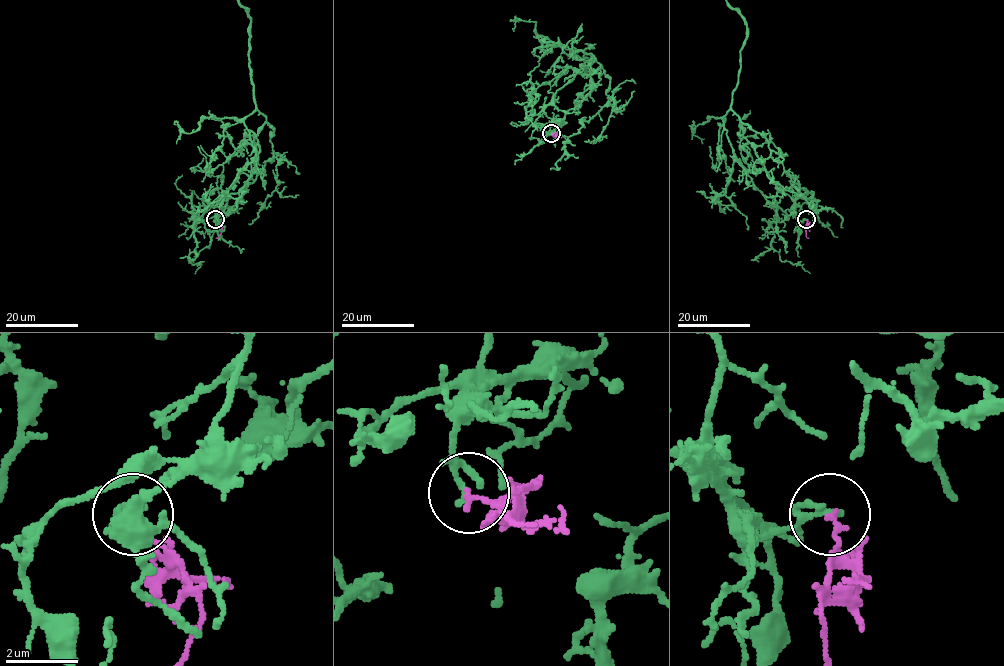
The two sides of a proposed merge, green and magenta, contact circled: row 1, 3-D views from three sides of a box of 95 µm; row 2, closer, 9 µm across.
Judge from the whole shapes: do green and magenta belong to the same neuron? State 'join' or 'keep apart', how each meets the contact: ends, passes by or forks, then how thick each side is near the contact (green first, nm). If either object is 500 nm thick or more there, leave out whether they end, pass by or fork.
keep apart; green passes by; magenta ends there; 140 nm thick on the green side, 140 nm on the other

